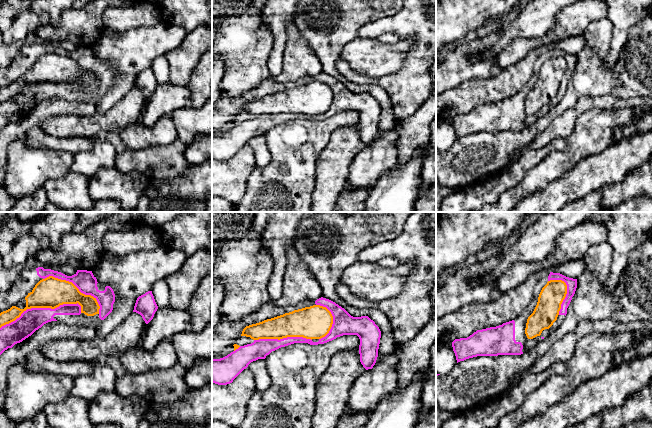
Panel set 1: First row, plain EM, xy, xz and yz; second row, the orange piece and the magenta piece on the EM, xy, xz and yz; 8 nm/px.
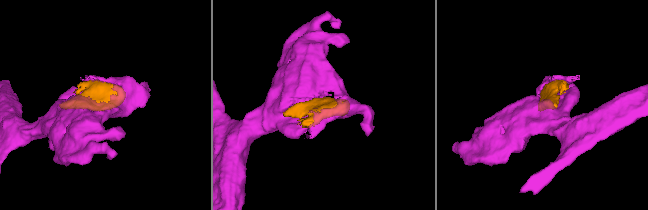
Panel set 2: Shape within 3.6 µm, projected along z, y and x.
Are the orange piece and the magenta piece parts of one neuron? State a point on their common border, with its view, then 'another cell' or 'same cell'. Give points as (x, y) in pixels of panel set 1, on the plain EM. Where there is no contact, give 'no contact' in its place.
contact xy (40, 83); another cell

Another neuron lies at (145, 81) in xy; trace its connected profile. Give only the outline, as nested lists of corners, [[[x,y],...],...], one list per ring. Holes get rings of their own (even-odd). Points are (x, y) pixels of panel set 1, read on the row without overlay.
[[[148,67],[137,74],[133,88],[140,90],[145,99],[148,100],[153,95],[157,85],[158,82],[152,67]]]

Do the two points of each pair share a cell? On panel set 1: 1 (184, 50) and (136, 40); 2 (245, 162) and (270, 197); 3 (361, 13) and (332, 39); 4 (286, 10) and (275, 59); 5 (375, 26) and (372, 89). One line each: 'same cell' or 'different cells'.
1: different cells
2: different cells
3: same cell
4: same cell
5: different cells

